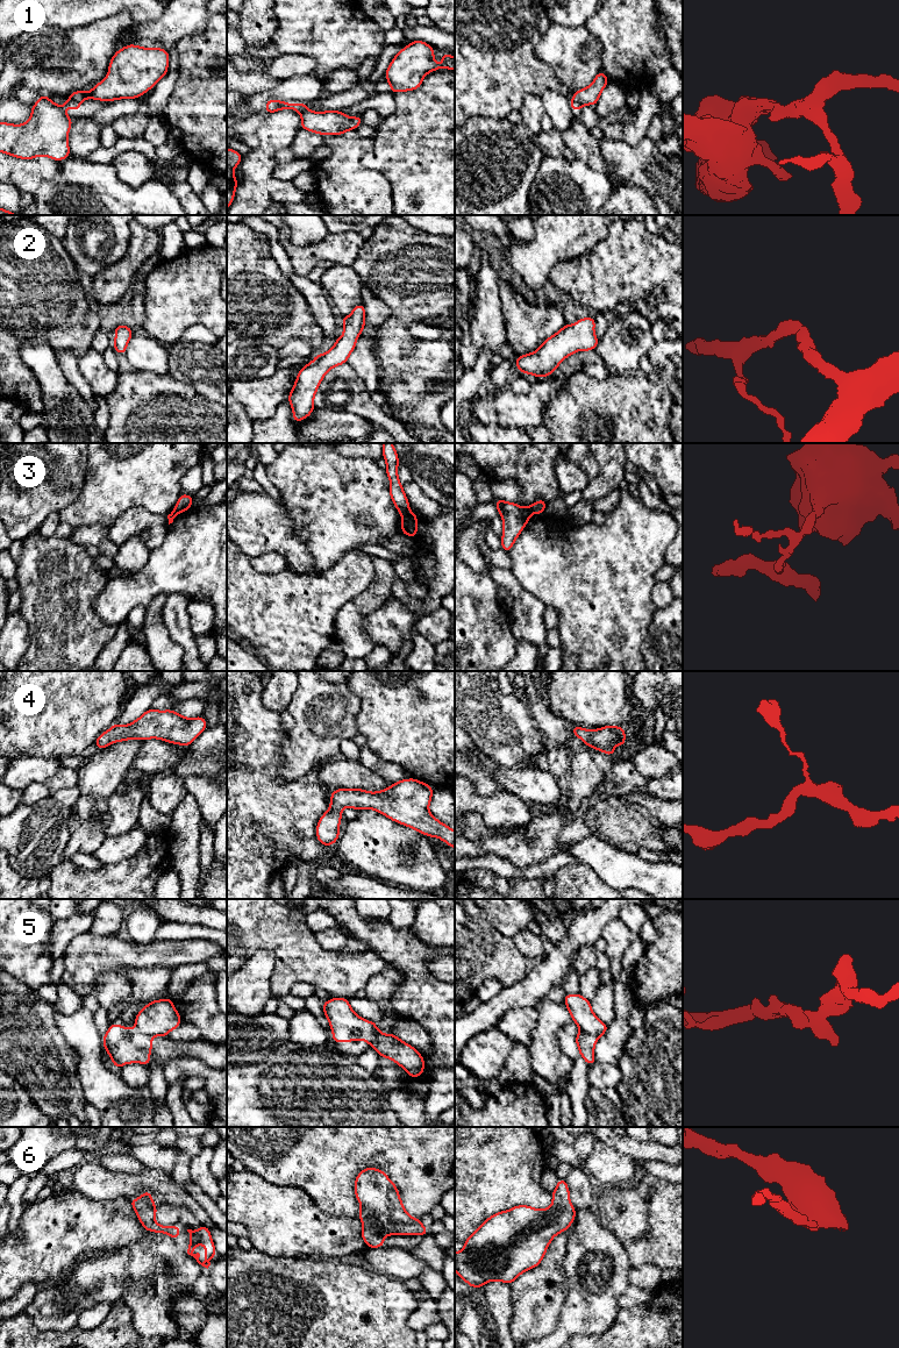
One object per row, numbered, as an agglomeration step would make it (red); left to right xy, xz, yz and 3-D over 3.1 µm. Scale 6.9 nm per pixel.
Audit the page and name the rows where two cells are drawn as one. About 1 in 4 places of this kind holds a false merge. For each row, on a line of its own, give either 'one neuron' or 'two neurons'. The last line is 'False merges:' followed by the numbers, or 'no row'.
1: two neurons
2: one neuron
3: two neurons
4: one neuron
5: two neurons
6: one neuron
False merges: 1, 3, 5

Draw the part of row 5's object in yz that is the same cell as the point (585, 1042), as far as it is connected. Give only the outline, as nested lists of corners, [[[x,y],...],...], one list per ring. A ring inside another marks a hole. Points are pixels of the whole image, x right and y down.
[[[580,1030],[576,1036],[576,1043],[580,1056],[585,1060],[588,1065],[595,1063],[594,1058],[594,1047],[597,1044],[599,1036],[595,1034],[588,1034]]]

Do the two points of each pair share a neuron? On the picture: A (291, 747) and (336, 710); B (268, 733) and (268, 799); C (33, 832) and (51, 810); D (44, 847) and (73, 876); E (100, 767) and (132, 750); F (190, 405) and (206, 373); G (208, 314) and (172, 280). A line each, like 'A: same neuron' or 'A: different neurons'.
A: same neuron
B: same neuron
C: same neuron
D: different neurons
E: same neuron
F: different neurons
G: same neuron

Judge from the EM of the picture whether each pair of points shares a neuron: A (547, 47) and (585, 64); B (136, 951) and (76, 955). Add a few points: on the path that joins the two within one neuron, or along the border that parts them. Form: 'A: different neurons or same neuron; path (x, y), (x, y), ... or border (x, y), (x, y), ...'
A: same neuron; path (556, 49), (566, 49), (576, 56)
B: same neuron; path (121, 955), (91, 955)

